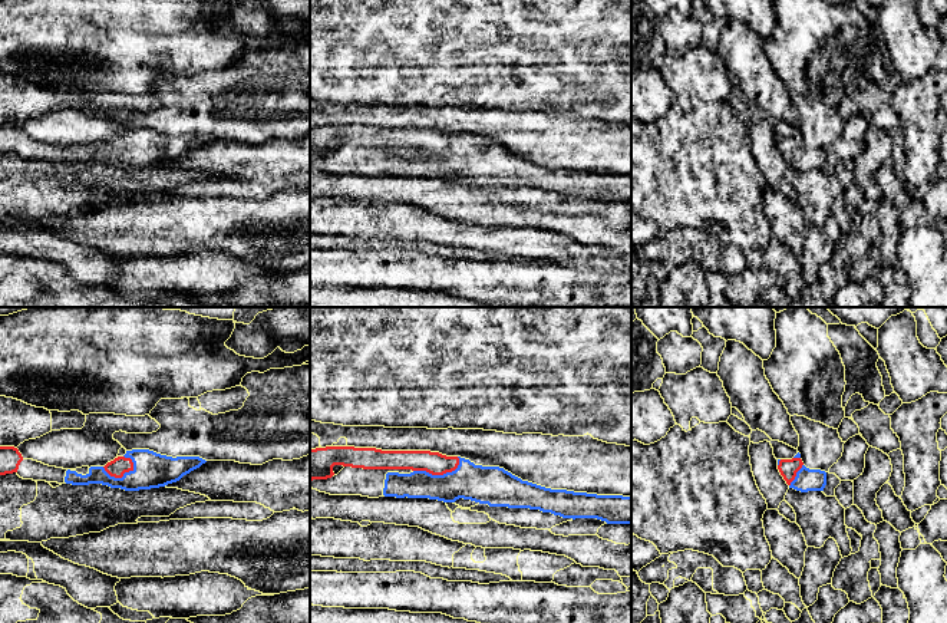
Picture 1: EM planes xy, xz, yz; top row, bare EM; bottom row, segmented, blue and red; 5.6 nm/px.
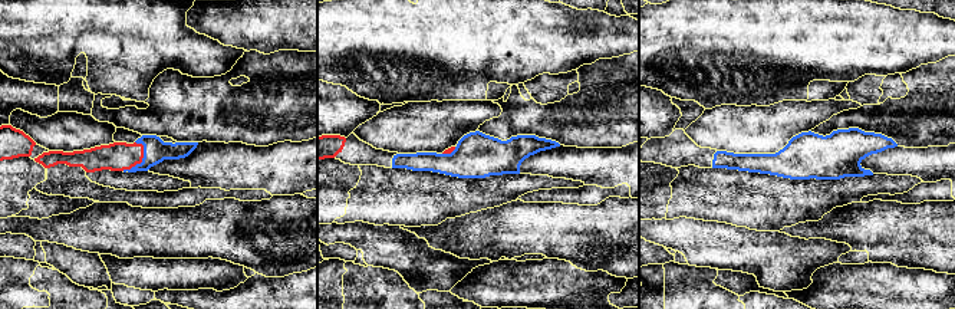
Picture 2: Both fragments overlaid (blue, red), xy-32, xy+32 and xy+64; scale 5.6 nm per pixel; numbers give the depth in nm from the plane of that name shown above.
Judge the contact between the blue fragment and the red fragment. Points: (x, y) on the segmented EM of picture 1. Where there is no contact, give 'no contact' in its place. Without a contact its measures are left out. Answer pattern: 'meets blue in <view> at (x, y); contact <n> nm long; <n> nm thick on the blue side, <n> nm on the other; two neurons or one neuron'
meets blue in xz at (439, 475); contact 280 nm long; 200 nm thick on the blue side, 130 nm on the other; one neuron

